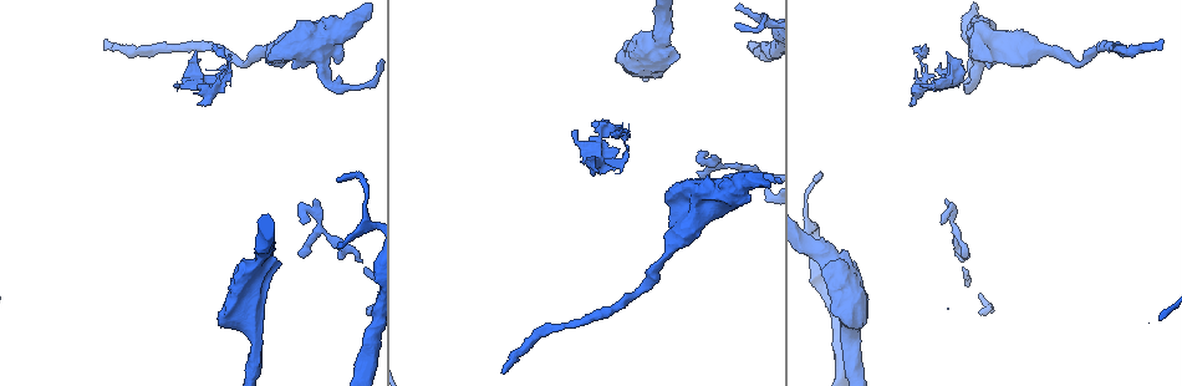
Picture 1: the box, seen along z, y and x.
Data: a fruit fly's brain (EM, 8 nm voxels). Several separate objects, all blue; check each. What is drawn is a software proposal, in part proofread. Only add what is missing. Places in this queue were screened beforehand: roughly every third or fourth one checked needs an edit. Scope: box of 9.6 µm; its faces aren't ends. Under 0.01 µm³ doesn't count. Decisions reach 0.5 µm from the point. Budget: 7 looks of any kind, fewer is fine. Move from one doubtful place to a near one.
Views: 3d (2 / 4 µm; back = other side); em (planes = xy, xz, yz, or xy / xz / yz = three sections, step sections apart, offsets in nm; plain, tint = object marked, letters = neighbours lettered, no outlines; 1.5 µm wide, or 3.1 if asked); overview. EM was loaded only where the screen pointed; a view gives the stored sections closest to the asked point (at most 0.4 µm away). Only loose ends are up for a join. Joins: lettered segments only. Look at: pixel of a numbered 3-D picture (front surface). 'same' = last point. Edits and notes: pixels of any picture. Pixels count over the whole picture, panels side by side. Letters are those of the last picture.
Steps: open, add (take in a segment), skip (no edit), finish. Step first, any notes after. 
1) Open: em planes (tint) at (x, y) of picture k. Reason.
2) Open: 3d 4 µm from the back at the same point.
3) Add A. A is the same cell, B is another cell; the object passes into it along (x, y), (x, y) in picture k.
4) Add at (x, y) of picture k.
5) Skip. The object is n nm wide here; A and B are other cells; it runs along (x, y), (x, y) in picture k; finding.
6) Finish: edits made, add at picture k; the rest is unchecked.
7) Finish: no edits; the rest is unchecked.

Open: em planes (letters) at (814, 181) of picture 1. Thin end.

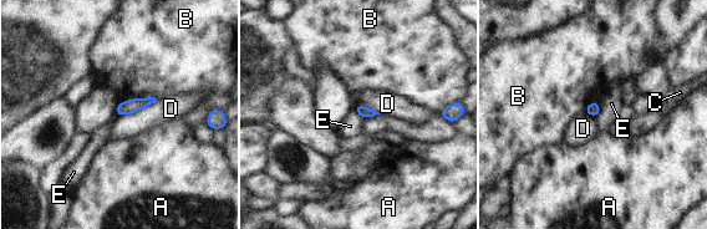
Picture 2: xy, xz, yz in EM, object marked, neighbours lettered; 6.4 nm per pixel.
Skip. A, B, C, D and E are other cells; a border runs along (157, 101), (137, 111), (116, 116) in picture 2; no lettered segment goes on from it.

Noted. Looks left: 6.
Open: 3d 2 µm at (1162, 39) of picture 1. Branch stops here.

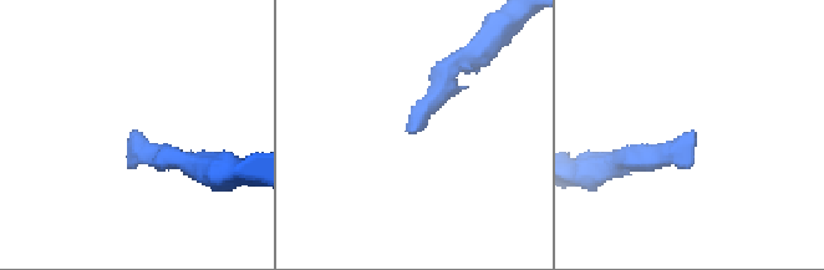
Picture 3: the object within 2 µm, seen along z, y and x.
Open: em planes (tint) at (134, 129) of picture 3.

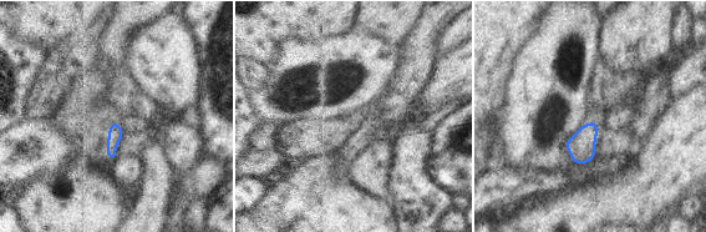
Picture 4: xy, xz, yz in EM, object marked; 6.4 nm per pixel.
Open: em planes (letters) at the same point.

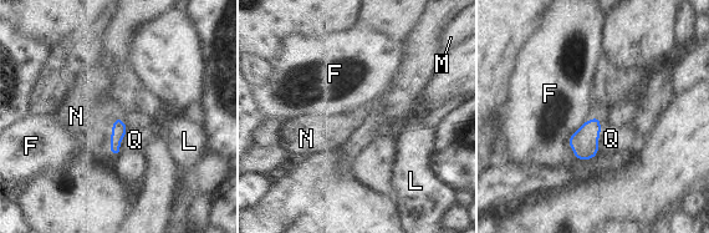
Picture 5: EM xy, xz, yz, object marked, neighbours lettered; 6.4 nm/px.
Add N. The object is 100 nm wide here; N is the same cell, F, L, M and Q are other cells; the cell continues.

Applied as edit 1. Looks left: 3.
Open: 3d 4 µm at (337, 61) of picture 1. Free end.

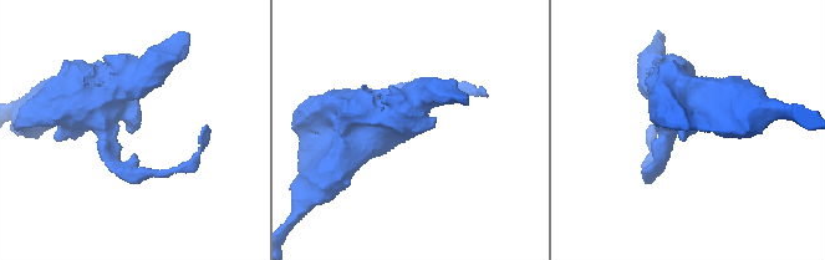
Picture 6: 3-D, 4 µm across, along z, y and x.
Open: em xz step 4 (letters) at (128, 130) of picture 6.

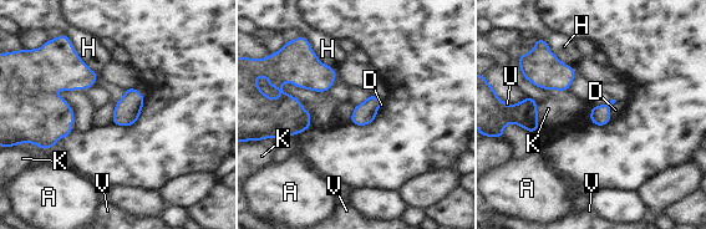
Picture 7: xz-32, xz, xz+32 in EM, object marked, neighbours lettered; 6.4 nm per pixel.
Open: em planes (letters) at the same point. Another direction.

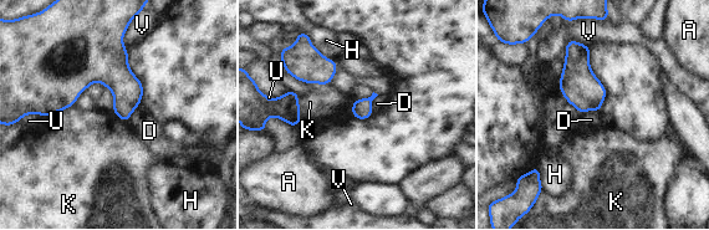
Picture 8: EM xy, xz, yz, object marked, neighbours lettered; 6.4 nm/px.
Skip. A, D, H, K, U and V are other cells; a border runs along (297, 95), (300, 122) in picture 8; no lettered segment goes on from it.

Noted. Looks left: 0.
Finish: edits made, add at picture 5; the rest is unchecked.

